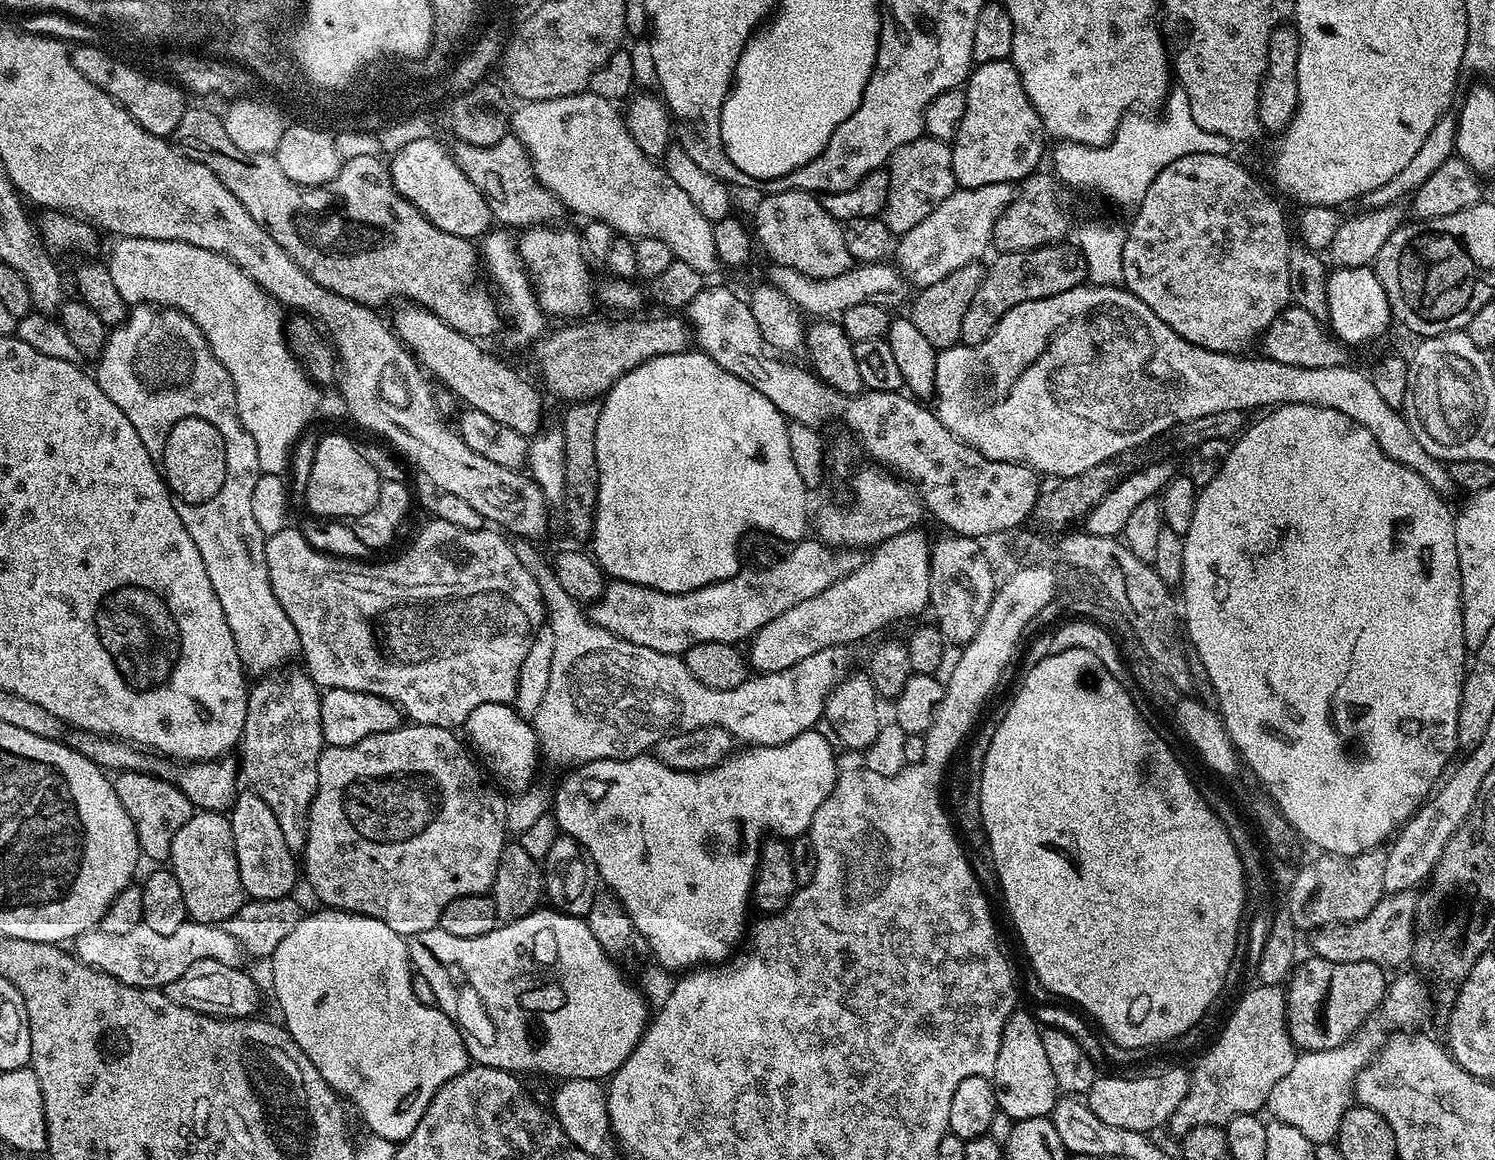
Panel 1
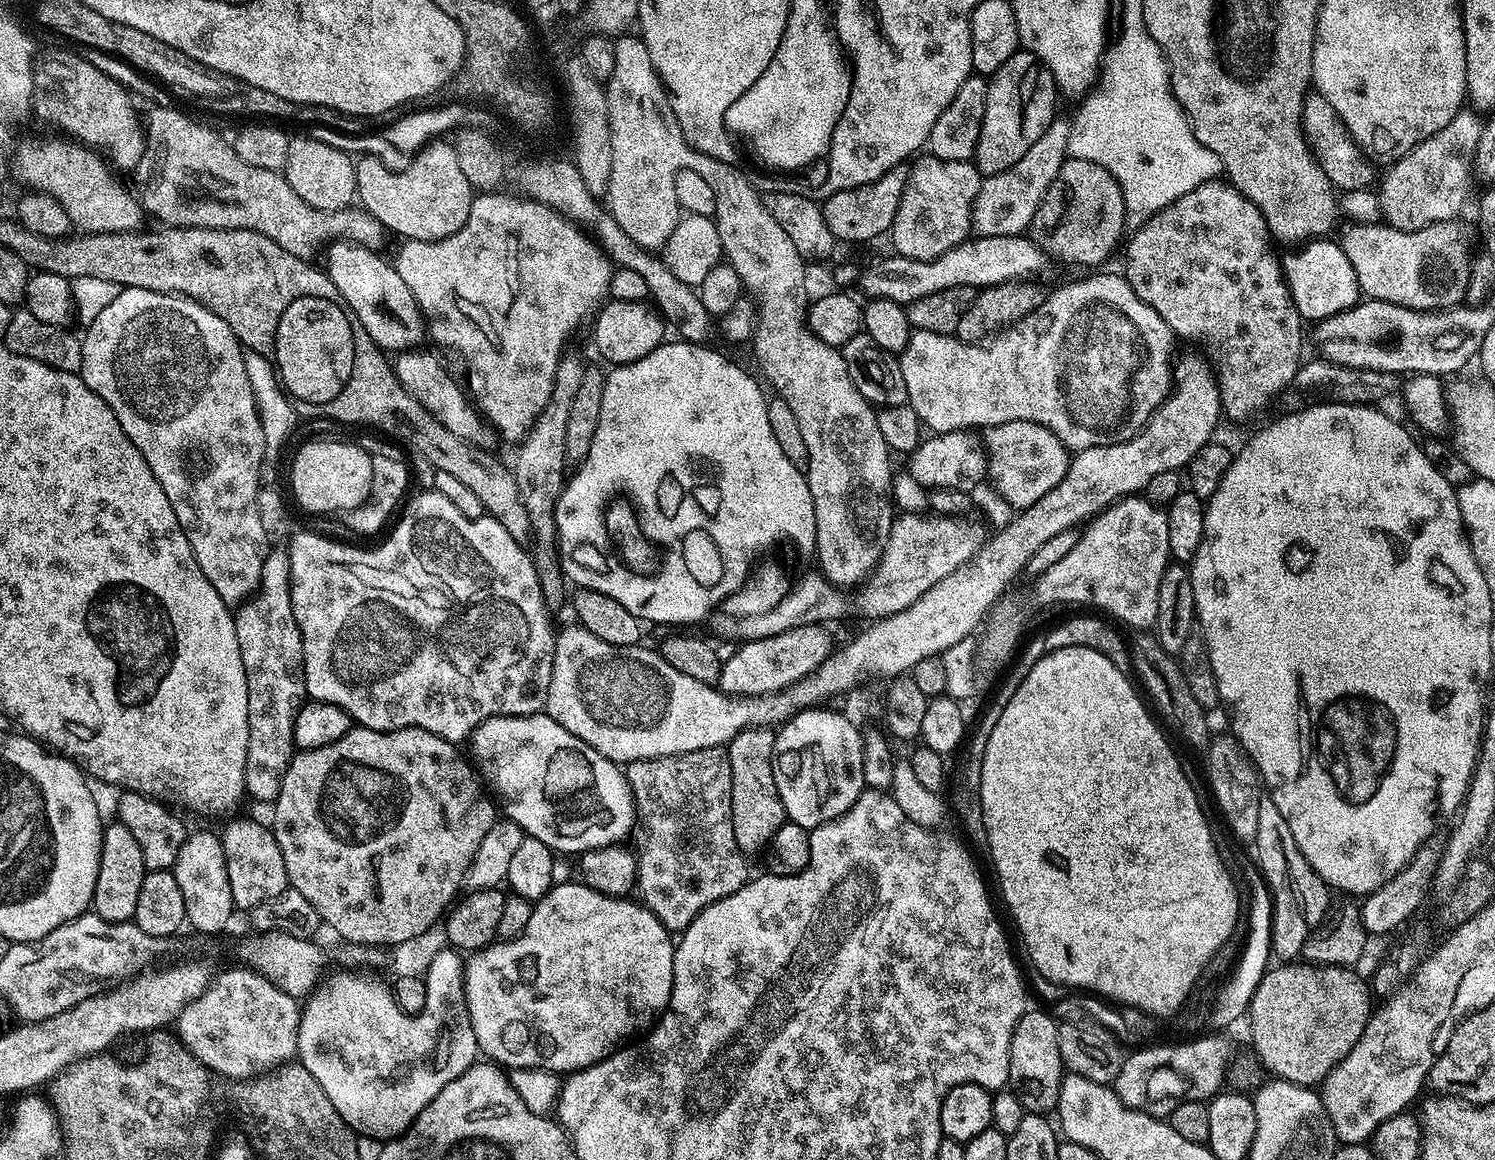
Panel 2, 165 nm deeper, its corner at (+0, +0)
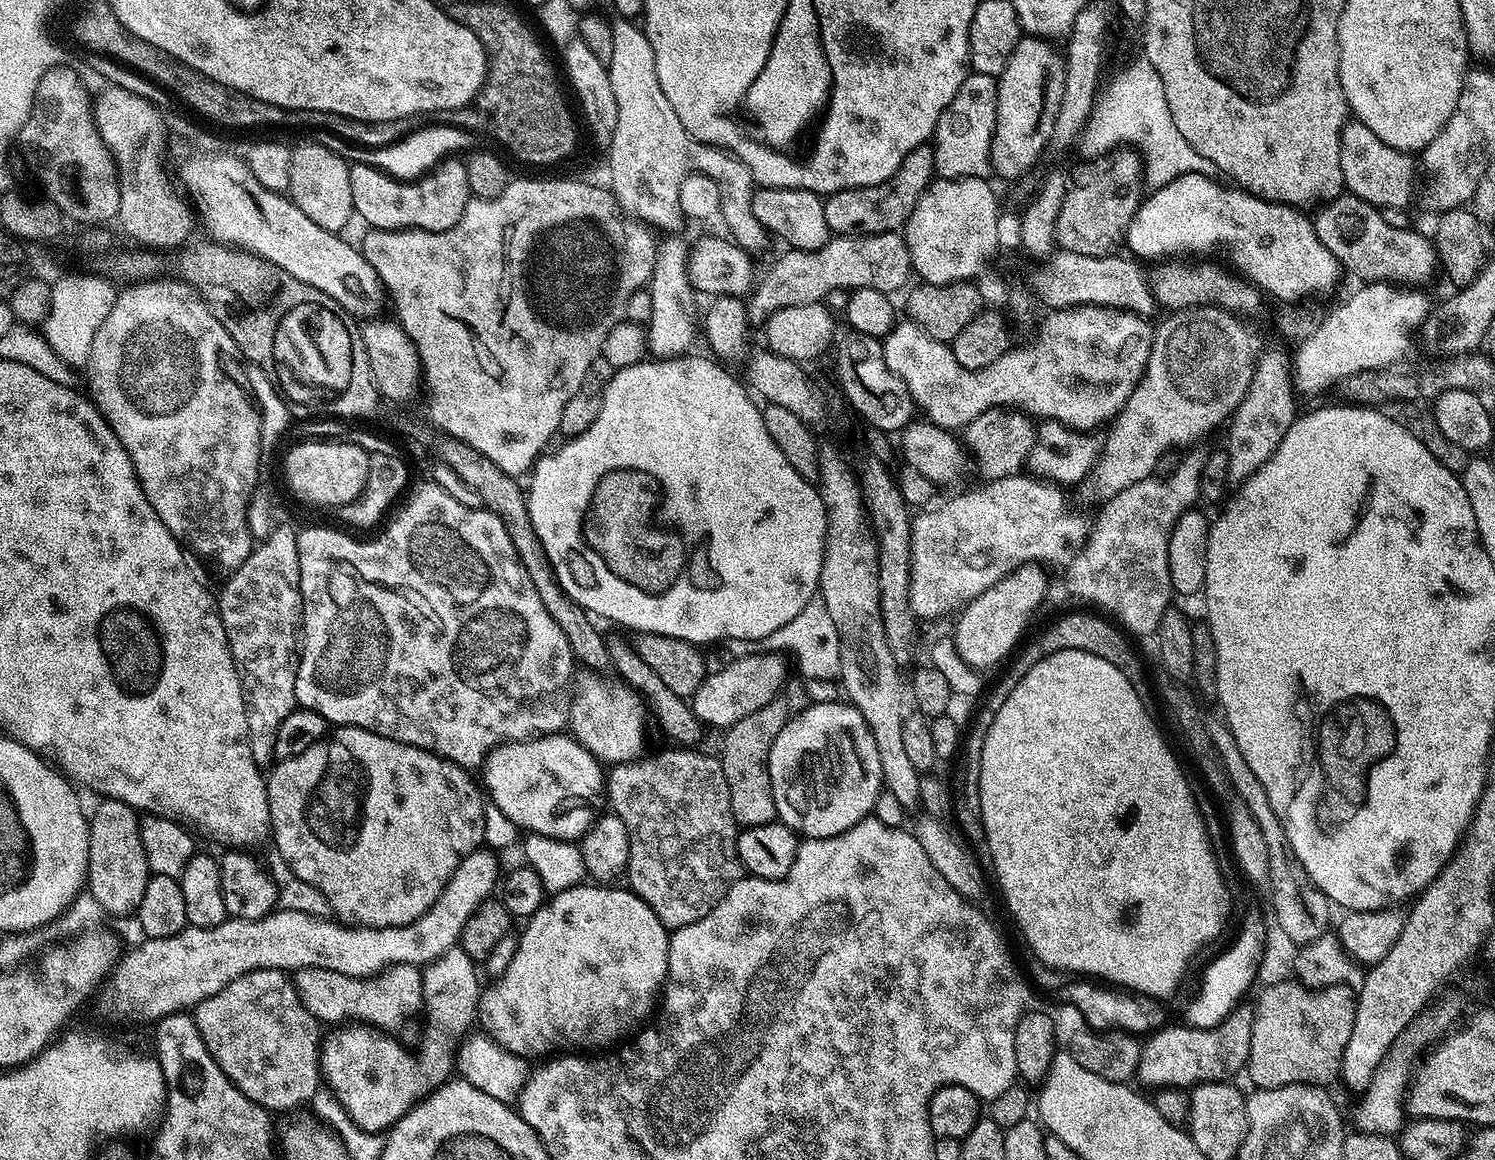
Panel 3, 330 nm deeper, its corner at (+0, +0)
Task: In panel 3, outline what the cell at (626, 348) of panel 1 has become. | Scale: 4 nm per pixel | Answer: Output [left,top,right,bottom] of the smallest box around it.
[747,232,913,322]

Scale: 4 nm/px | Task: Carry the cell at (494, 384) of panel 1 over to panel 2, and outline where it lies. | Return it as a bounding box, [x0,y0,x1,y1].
[326,242,426,354]

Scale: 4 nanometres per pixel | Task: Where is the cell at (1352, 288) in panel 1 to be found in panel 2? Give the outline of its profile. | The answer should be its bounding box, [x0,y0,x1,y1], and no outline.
[1284,238,1361,322]

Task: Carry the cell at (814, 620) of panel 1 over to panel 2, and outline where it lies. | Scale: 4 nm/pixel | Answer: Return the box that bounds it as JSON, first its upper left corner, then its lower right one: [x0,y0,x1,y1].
[720,622,834,696]

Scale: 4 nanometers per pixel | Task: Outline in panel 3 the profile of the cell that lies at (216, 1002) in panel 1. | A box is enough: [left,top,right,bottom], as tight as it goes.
[194,968,322,1113]

